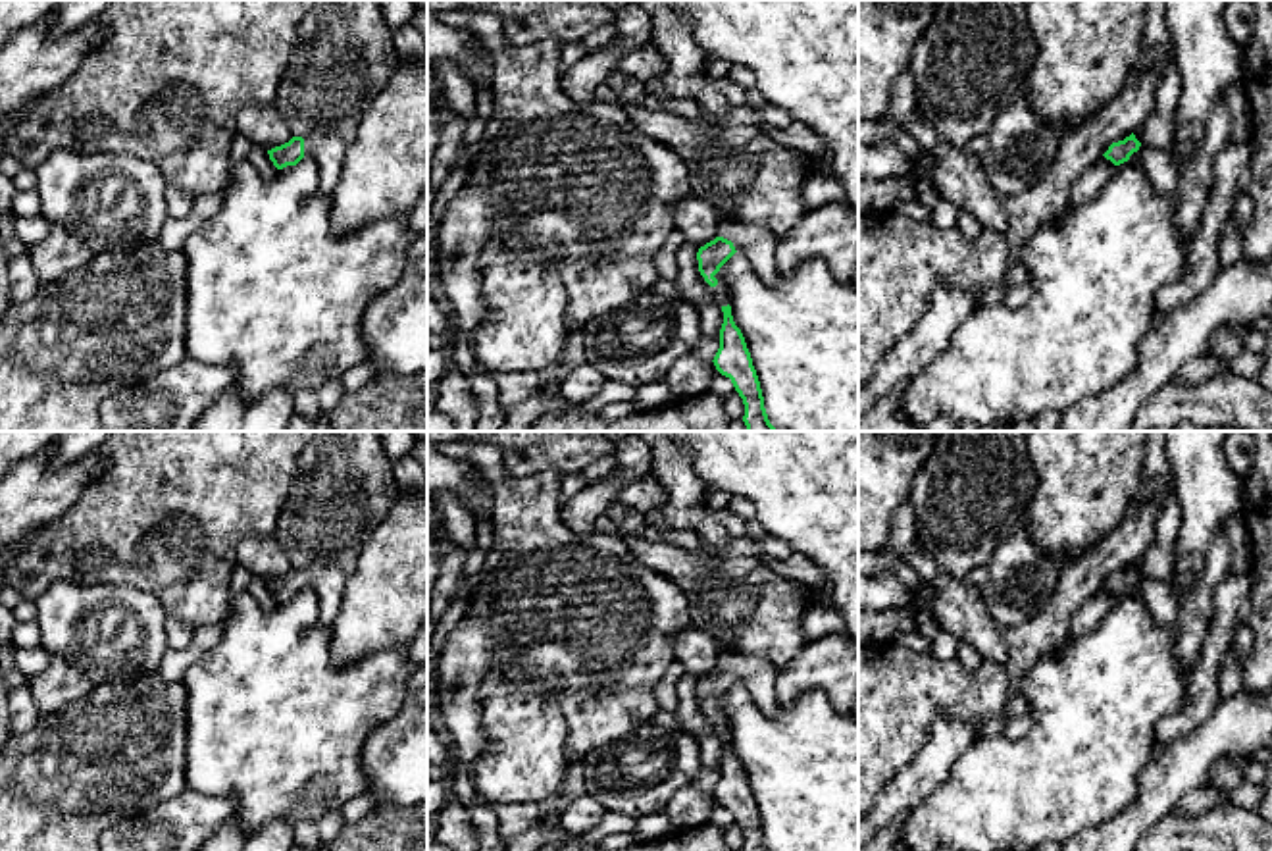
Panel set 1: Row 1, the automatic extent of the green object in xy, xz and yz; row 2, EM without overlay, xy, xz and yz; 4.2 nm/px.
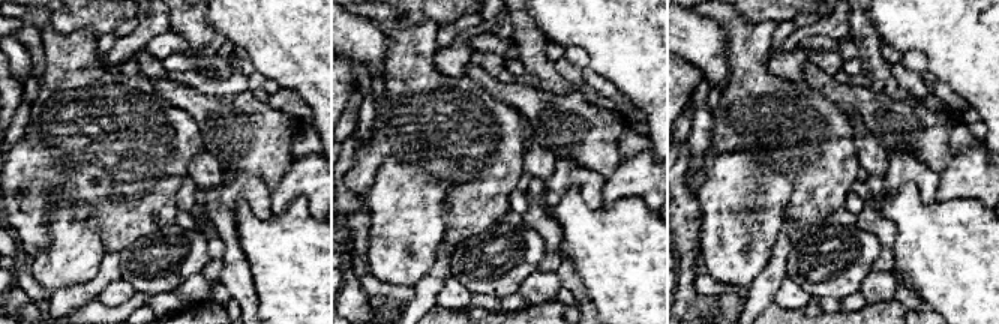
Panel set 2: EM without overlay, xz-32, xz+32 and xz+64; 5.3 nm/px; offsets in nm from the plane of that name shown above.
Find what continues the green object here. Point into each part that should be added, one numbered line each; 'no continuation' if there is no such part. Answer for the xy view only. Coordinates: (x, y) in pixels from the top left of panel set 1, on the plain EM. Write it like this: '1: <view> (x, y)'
1: xy (328, 582)

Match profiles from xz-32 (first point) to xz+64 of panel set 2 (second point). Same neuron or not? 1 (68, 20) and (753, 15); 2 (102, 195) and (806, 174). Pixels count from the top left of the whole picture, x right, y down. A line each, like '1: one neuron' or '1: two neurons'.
1: one neuron
2: one neuron

